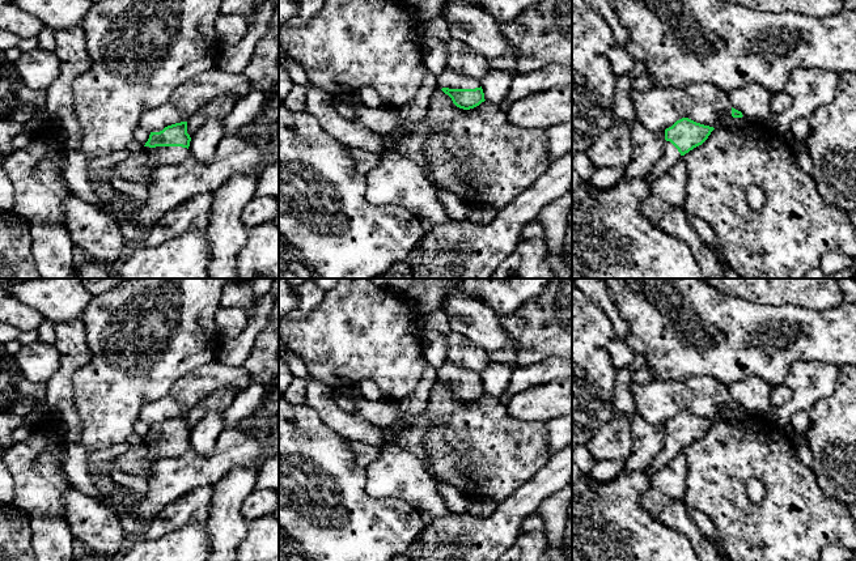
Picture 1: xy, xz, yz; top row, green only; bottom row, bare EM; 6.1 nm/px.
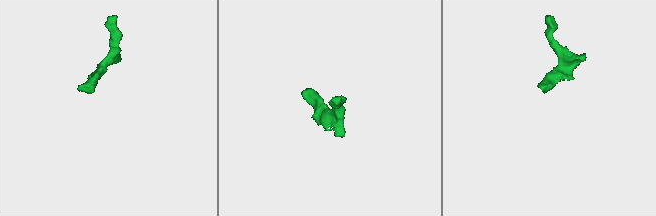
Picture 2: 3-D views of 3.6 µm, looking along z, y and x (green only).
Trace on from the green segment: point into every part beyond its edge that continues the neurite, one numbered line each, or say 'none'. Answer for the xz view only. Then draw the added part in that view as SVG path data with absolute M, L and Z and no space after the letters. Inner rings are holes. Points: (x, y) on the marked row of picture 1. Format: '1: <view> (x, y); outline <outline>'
1: xz (449, 79); outline M446 68L437 78L436 84L438 89L475 89L482 86L482 81L471 78L454 72L452 68Z

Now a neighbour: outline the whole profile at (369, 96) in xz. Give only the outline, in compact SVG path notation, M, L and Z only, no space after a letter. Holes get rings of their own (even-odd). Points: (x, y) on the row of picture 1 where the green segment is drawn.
M363 86L357 93L365 106L370 109L377 109L382 106L381 97L374 88Z

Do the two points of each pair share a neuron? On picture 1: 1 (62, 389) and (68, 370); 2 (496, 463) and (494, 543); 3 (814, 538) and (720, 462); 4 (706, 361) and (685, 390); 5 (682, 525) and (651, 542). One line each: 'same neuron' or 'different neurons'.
1: same neuron
2: different neurons
3: same neuron
4: different neurons
5: different neurons

